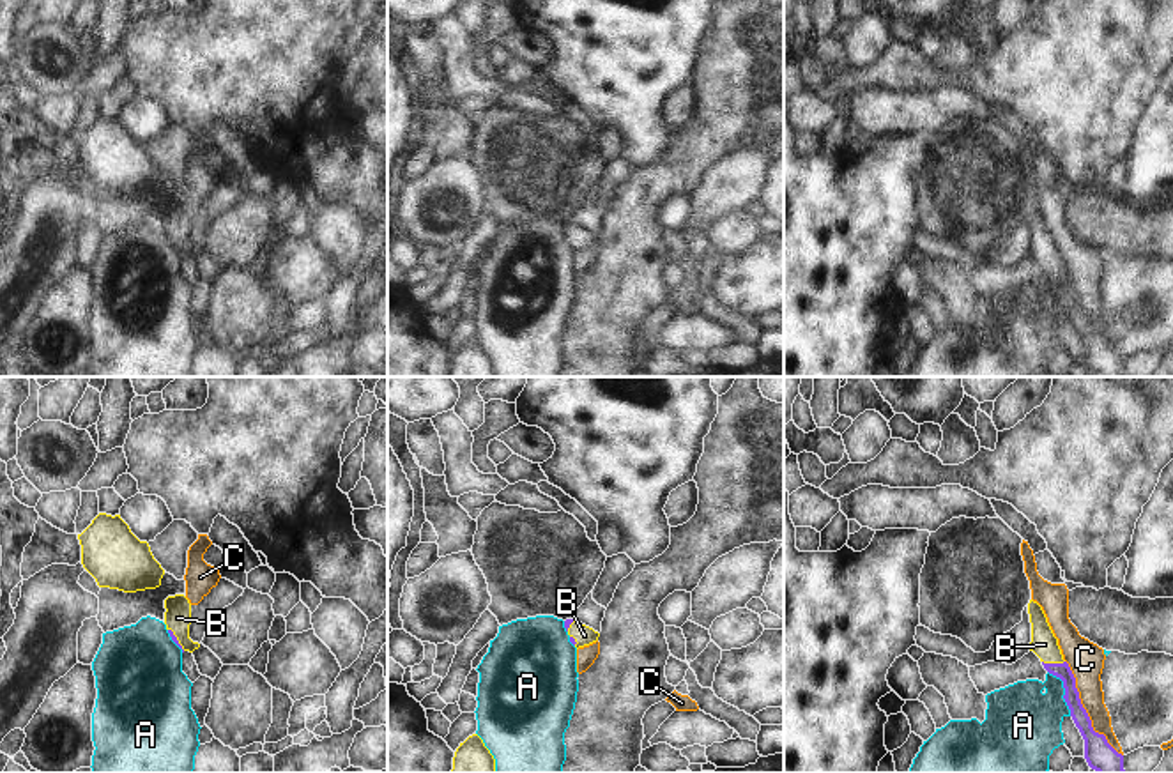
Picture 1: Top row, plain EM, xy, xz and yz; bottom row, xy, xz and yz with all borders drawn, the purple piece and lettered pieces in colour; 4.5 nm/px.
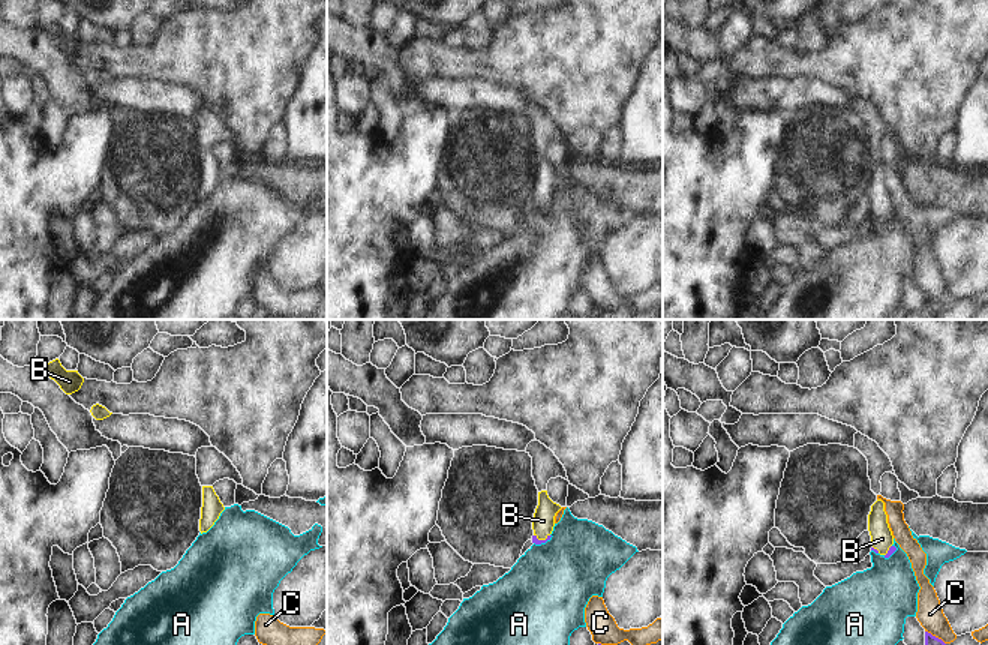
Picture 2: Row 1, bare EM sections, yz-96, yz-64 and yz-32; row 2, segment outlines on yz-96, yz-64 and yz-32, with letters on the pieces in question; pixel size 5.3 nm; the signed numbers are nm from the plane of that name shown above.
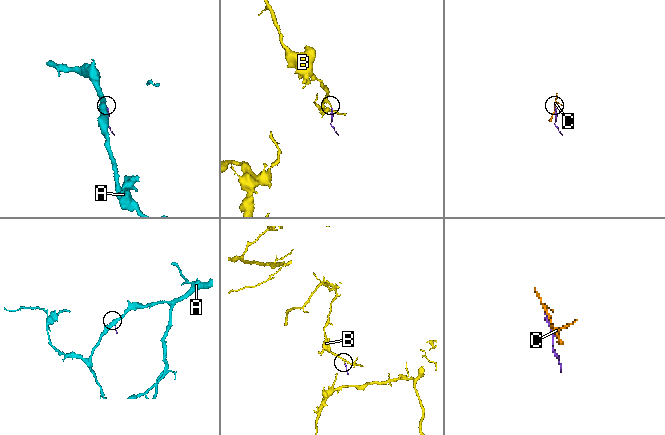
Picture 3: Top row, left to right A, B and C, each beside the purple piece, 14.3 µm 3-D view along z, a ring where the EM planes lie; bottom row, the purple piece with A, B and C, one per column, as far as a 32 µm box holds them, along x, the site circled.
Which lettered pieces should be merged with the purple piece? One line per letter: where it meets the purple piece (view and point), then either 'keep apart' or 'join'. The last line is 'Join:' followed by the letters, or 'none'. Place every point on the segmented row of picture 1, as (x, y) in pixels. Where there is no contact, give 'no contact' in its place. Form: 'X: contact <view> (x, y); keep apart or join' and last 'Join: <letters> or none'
A: contact yz (1065, 692); keep apart
B: contact yz (1053, 664); join
C: contact yz (1085, 710); keep apart
Join: B

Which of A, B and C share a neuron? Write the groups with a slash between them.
A / B / C

